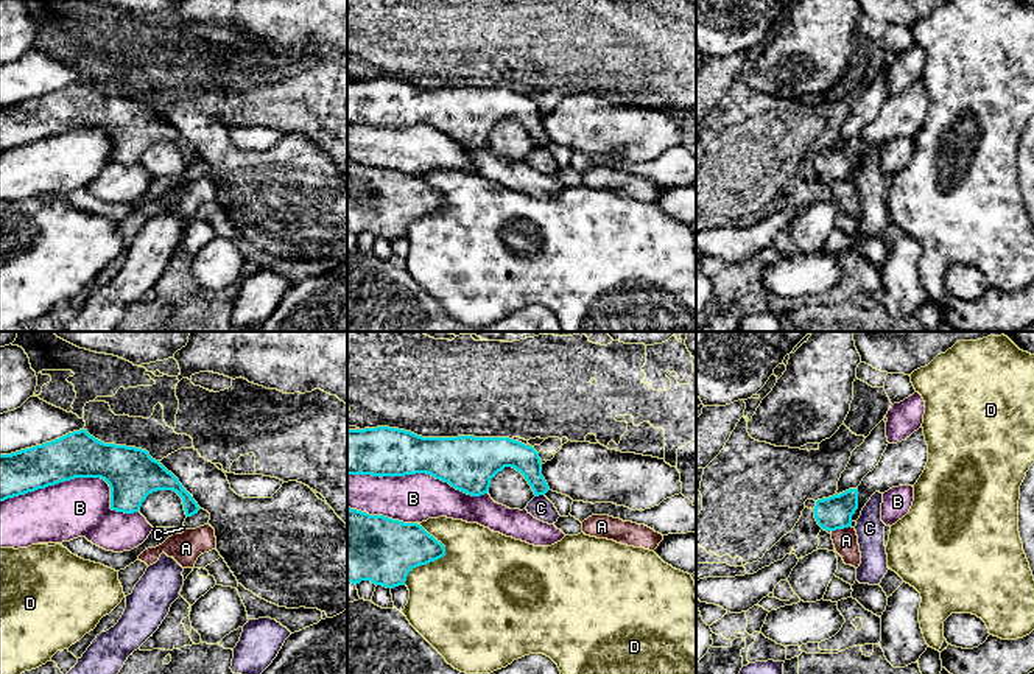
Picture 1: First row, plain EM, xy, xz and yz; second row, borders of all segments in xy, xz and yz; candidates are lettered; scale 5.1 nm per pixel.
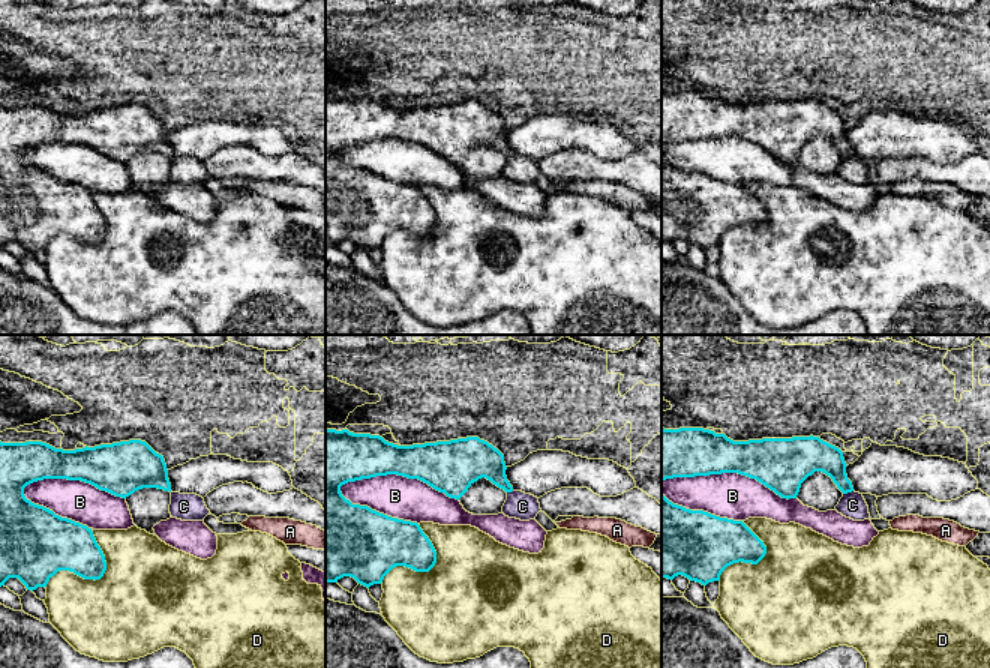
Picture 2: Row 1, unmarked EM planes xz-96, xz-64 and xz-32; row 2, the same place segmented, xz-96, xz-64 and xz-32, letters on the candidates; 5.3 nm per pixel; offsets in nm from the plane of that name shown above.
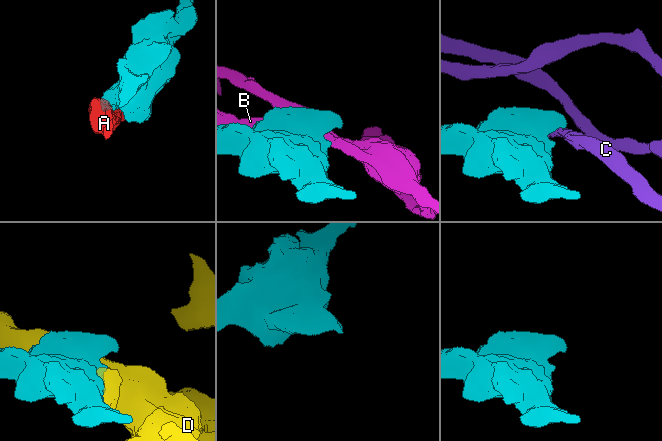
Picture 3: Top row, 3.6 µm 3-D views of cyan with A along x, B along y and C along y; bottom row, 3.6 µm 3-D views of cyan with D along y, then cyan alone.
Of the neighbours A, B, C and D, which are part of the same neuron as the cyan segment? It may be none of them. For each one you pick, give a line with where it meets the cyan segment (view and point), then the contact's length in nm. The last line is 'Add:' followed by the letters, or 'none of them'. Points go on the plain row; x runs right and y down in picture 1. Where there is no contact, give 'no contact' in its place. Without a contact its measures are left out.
Add: none of them

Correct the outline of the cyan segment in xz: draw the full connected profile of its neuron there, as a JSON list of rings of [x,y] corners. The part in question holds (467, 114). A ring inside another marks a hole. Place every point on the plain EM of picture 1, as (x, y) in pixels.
[[[389,78],[347,81],[347,126],[427,125],[480,148],[489,143],[491,131],[505,118],[520,123],[536,148],[550,142],[539,104],[509,89],[422,89]]]

